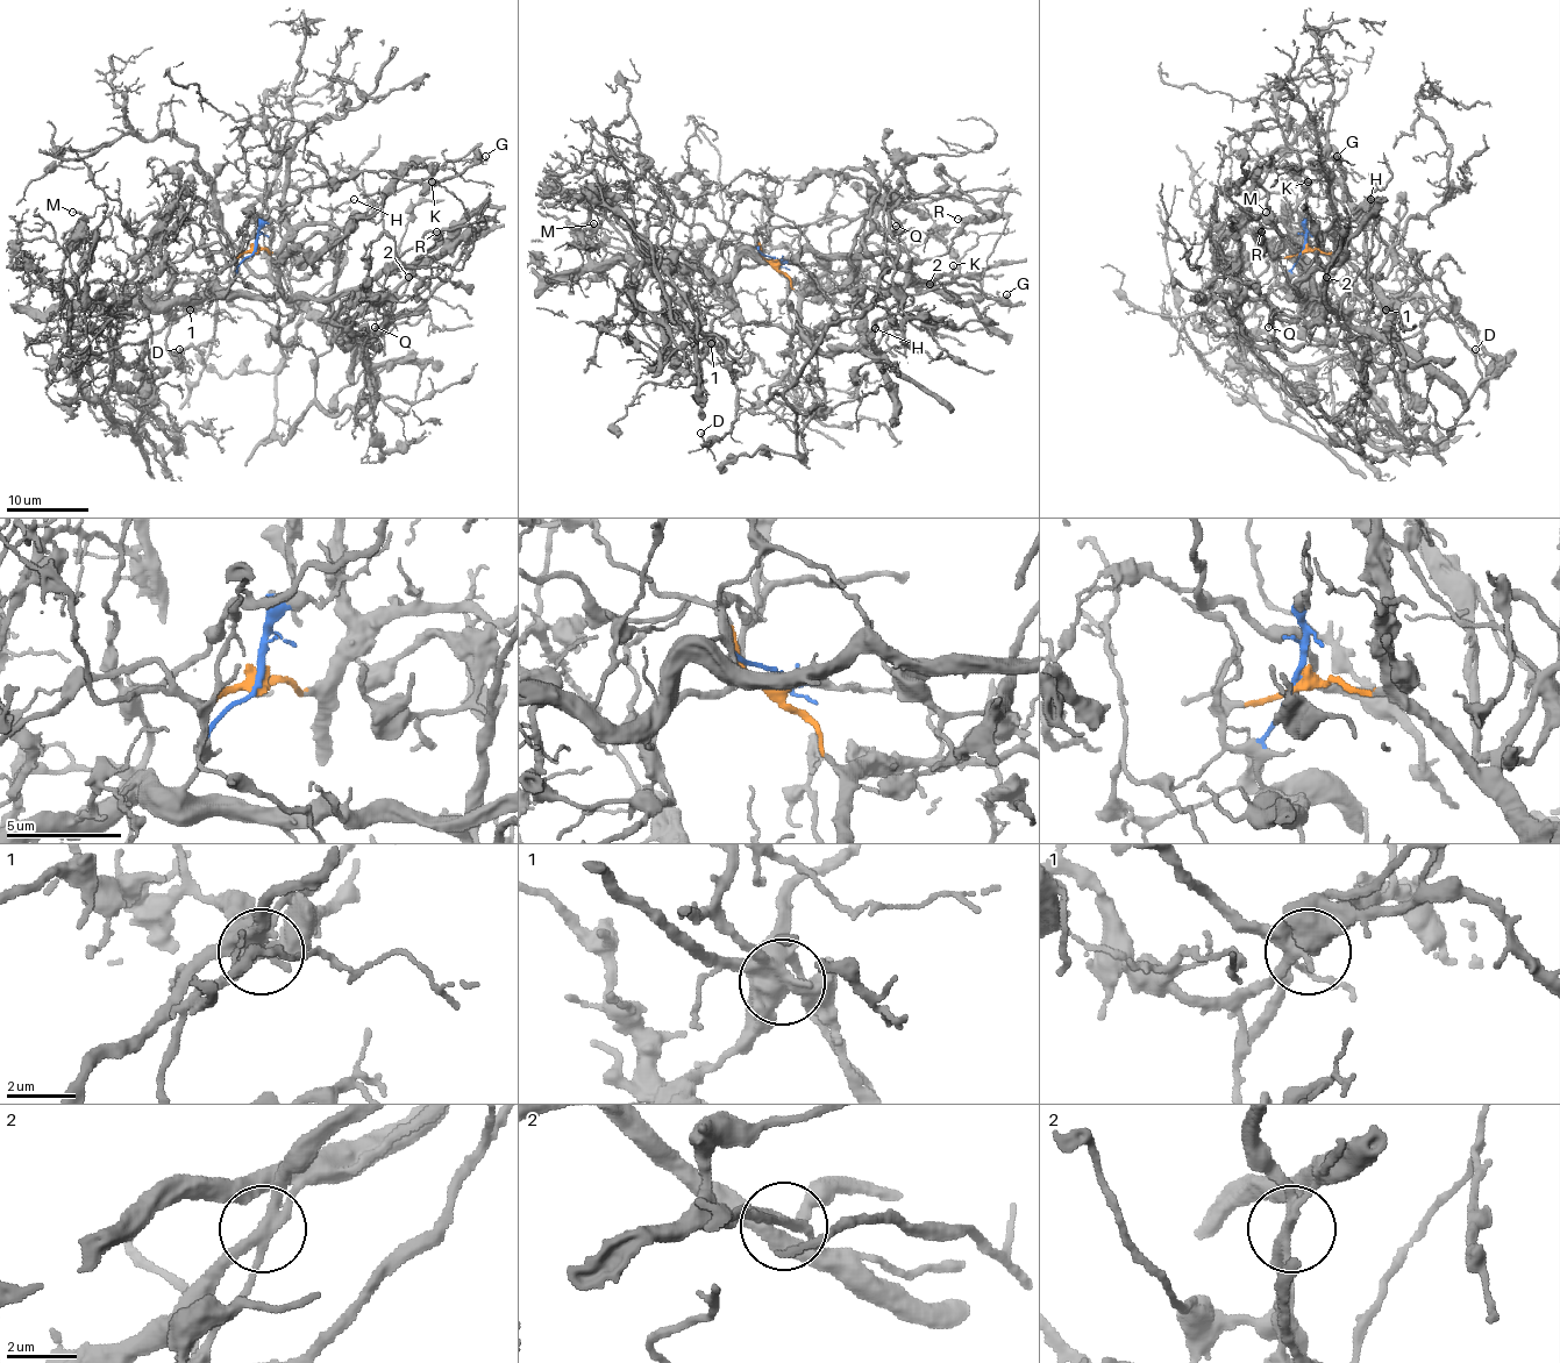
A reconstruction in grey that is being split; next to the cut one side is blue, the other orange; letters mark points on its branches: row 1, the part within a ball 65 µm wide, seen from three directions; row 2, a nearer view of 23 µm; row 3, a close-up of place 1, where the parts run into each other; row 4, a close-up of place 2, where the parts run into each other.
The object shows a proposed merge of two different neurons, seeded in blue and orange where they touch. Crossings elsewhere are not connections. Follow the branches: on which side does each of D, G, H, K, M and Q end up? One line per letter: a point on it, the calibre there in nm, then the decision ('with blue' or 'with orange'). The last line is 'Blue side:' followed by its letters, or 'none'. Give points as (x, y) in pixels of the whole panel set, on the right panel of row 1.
D: (1475, 349) | 150 nm | with blue
G: (1337, 156) | 120 nm | with orange
H: (1370, 199) | 80 nm | with orange
K: (1308, 182) | 150 nm | with orange
M: (1266, 212) | 140 nm | with blue
Q: (1268, 327) | 80 nm | with orange
Blue side: D, M

